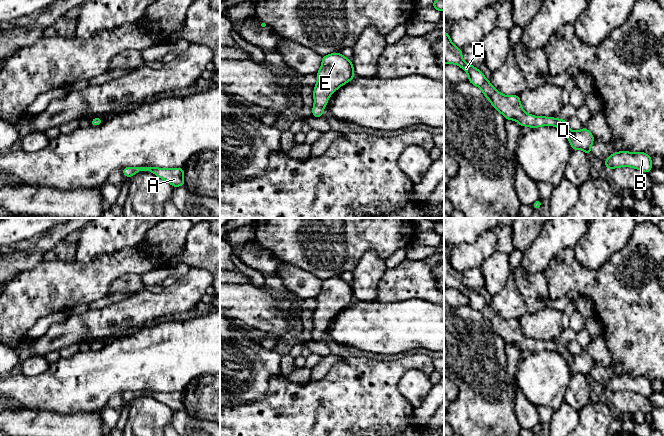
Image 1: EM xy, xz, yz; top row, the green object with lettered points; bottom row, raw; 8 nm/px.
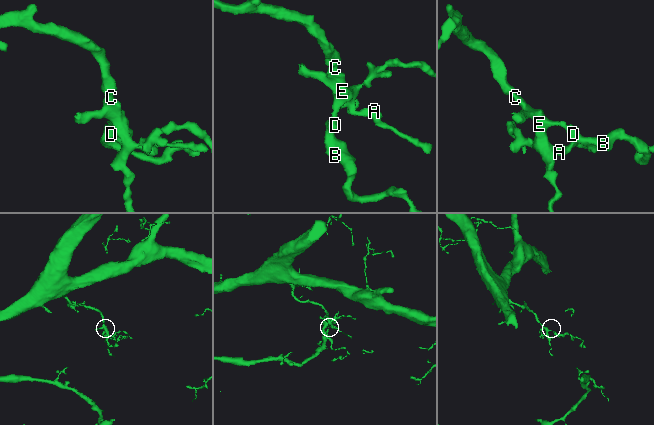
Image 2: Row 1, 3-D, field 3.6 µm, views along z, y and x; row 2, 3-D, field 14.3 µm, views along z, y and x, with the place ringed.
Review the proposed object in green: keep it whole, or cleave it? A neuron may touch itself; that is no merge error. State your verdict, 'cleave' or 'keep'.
keep

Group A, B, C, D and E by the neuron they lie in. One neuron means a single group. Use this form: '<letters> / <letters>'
A B C D E

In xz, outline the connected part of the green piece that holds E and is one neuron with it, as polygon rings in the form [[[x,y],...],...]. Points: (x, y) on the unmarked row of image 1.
[[[340,276],[322,280],[321,292],[316,298],[318,304],[313,315],[315,327],[312,340],[321,342],[329,321],[339,311],[351,305],[355,298],[351,284]]]

